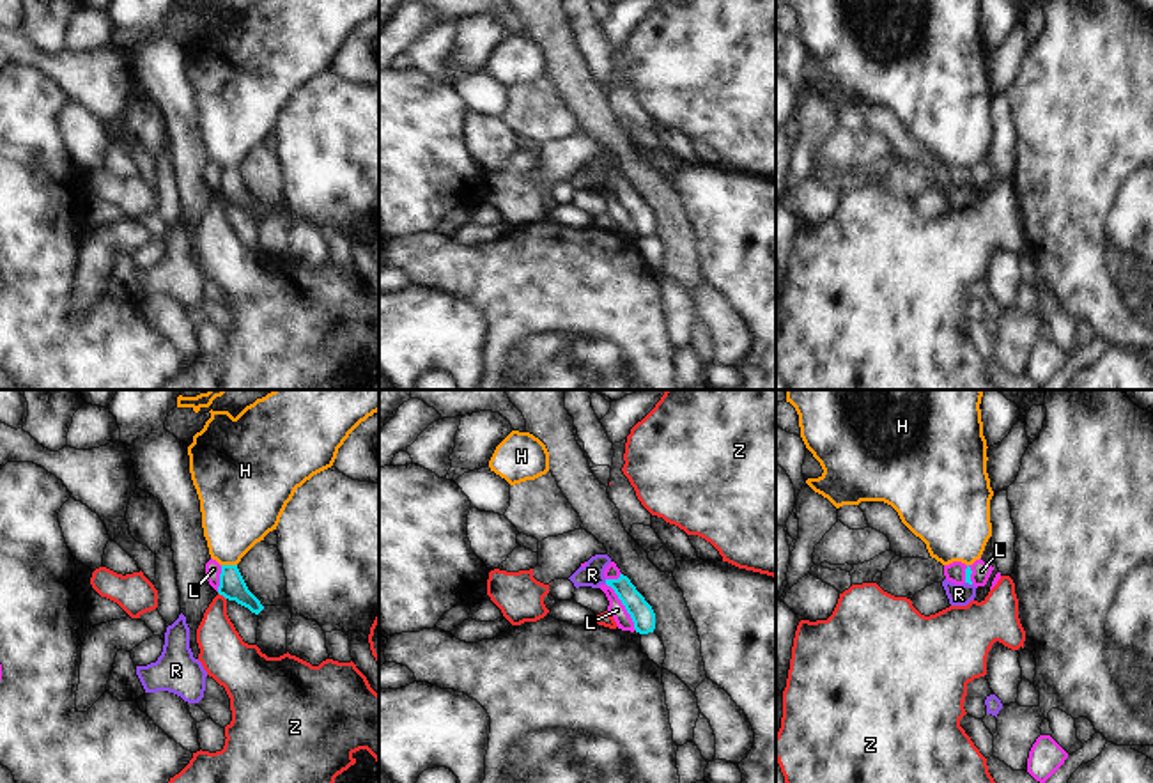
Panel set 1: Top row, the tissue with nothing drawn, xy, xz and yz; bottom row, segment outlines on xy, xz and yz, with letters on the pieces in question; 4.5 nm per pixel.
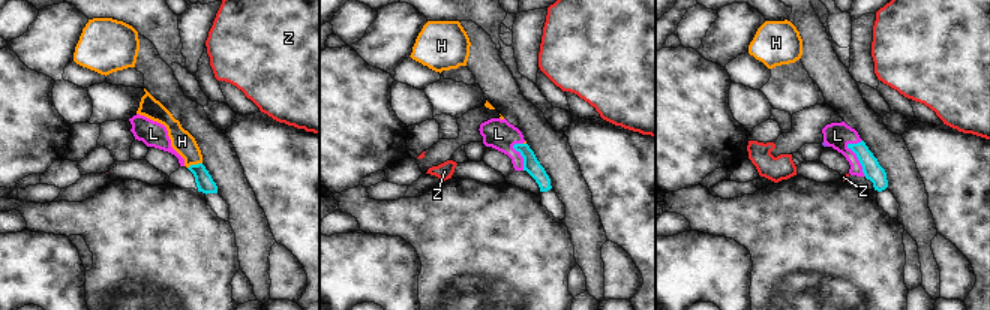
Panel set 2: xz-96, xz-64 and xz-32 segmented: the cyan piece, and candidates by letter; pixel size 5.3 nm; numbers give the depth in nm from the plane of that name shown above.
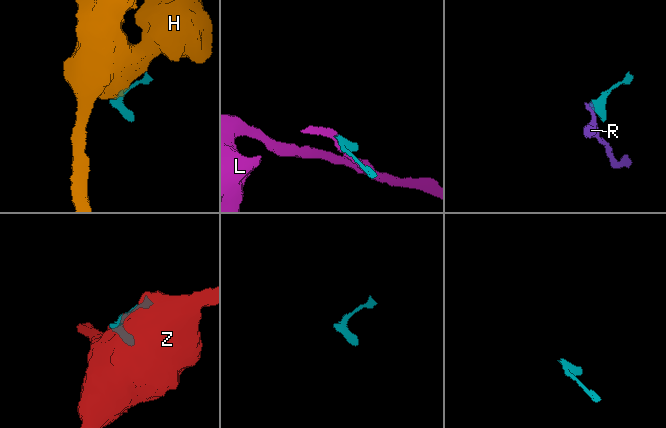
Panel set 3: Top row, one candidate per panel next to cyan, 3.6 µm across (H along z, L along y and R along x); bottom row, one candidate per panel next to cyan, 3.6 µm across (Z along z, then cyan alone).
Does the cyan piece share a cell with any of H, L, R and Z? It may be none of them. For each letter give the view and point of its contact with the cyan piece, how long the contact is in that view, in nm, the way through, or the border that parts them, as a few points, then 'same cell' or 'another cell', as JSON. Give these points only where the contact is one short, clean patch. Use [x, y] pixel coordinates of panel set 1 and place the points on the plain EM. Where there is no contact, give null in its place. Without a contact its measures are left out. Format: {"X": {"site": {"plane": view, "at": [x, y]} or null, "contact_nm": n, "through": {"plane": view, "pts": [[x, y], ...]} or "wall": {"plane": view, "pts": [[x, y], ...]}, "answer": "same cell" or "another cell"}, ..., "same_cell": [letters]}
{"H": {"site": {"plane": "xy", "at": [229, 169]}, "contact_nm": 70, "wall": {"plane": "xy", "pts": [[222, 167], [236, 169]]}, "answer": "another cell"}, "L": {"site": {"plane": "xz", "at": [624, 208]}, "contact_nm": 260, "answer": "same cell"}, "R": {"site": {"plane": "xz", "at": [606, 185]}, "contact_nm": 30, "wall": {"plane": "xz", "pts": [[604, 183], [606, 186]]}, "answer": "another cell"}, "Z": {"site": {"plane": "xy", "at": [222, 197]}, "contact_nm": 50, "wall": {"plane": "xy", "pts": [[218, 195], [225, 202]]}, "answer": "another cell"}, "same_cell": ["L"]}

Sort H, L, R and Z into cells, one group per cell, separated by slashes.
H / L / R / Z

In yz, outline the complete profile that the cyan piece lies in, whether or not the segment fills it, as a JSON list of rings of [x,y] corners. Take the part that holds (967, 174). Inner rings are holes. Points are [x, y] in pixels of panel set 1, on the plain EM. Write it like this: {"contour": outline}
{"contour": [[[981,161],[976,163],[972,168],[965,168],[962,165],[953,165],[949,168],[944,168],[944,179],[948,184],[955,188],[974,188],[985,190],[994,170],[990,167],[985,167]]]}

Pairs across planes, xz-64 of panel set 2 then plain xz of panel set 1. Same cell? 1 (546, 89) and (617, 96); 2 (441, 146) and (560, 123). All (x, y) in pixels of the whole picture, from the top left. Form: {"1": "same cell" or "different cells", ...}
{"1": "different cells", "2": "different cells"}

